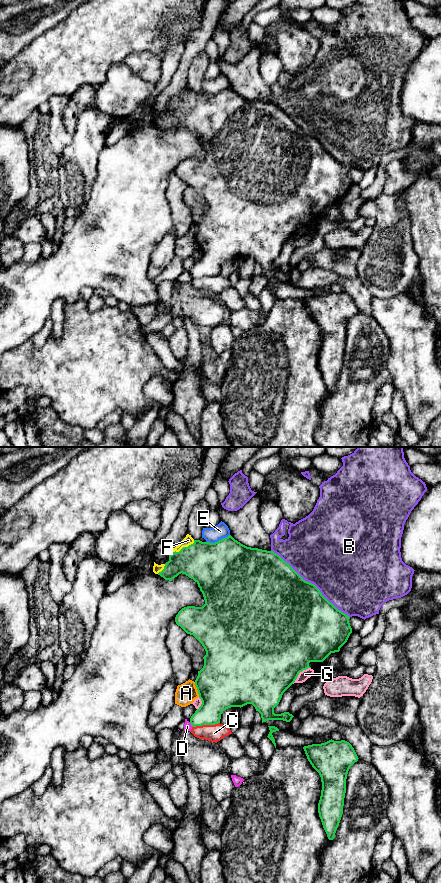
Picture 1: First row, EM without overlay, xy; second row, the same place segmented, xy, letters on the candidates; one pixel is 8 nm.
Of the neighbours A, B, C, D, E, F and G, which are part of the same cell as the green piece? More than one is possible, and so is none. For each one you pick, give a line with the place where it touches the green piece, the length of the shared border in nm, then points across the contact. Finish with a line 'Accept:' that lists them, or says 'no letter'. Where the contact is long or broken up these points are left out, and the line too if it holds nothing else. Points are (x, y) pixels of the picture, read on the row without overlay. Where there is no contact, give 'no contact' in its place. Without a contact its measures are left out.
F: xy (183, 99) | 240 nm | across xy (209, 116), (195, 111), (183, 99), (188, 92)
Accept: F

